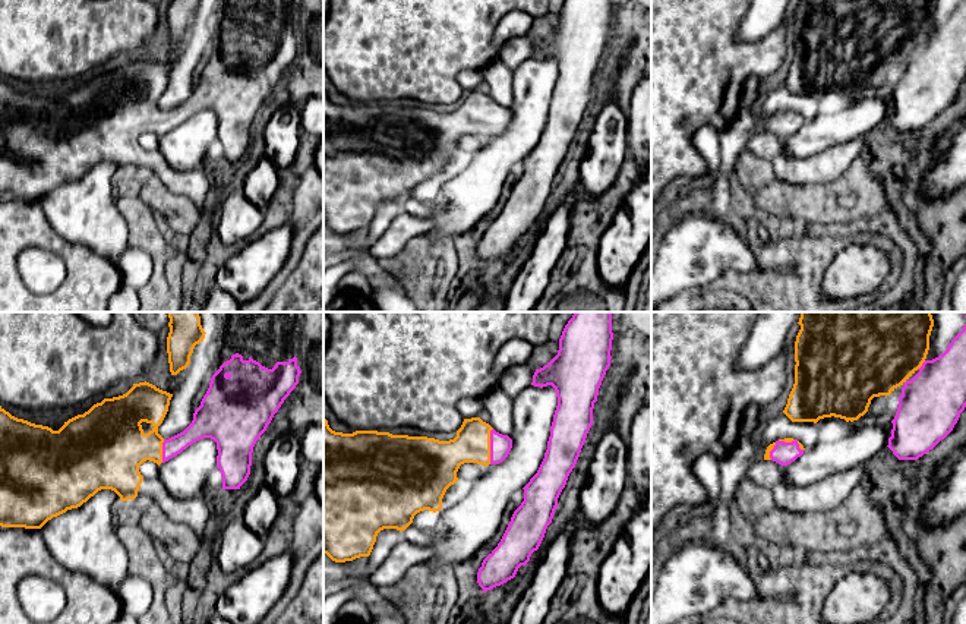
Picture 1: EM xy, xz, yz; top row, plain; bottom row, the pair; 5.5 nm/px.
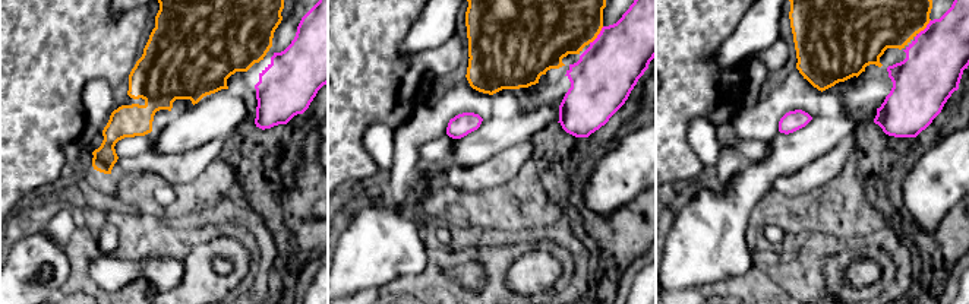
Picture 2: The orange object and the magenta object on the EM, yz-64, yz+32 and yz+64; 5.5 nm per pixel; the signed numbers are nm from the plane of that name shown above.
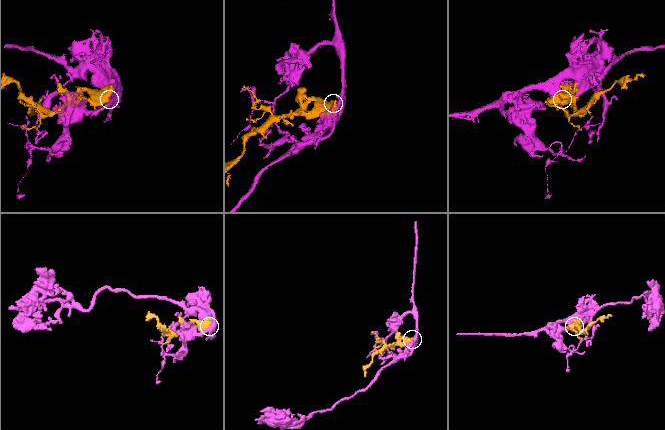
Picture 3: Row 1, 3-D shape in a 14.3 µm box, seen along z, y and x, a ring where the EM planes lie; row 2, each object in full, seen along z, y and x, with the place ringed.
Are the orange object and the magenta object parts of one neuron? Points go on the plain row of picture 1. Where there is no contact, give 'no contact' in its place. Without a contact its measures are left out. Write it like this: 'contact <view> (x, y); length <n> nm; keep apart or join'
contact xz (489, 117); length 200 nm; join

